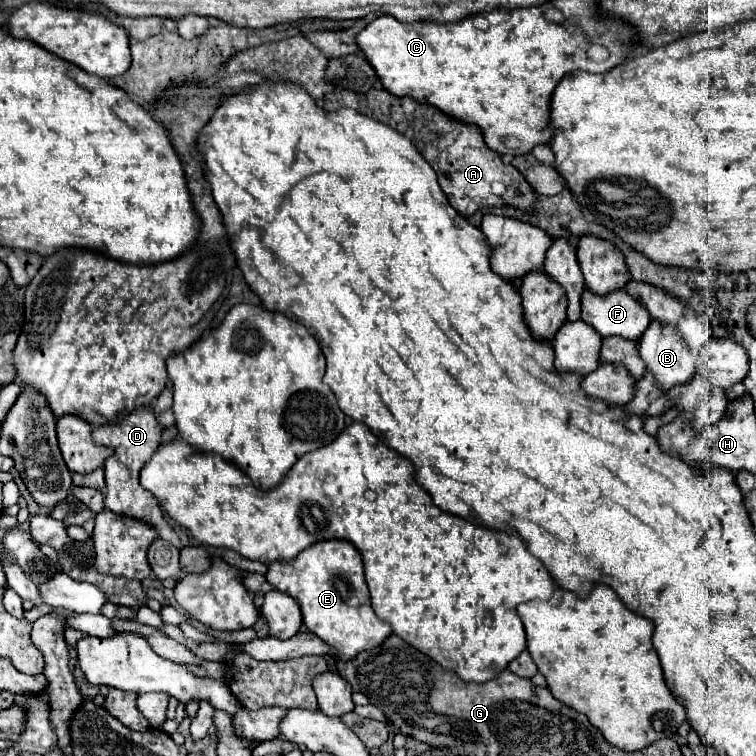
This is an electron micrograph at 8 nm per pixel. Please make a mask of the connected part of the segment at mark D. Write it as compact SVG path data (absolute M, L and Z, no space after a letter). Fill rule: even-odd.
M143 406L143 408L133 410L129 416L125 416L117 424L105 424L105 426L93 428L93 440L97 444L111 446L115 450L113 456L109 456L107 462L105 462L105 482L107 482L105 508L113 510L115 514L135 516L135 518L141 518L143 522L153 524L157 528L157 532L159 532L159 538L171 542L175 548L181 550L183 546L179 542L179 536L167 524L167 520L163 518L163 512L159 508L157 498L139 484L139 470L149 460L149 456L153 456L153 452L159 448L161 432L163 432L163 428L157 424L157 418L155 418L153 410L151 410L151 406Z

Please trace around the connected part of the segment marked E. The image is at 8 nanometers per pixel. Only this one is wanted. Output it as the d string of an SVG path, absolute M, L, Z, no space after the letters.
M347 540L315 542L301 550L293 562L277 560L269 564L267 582L299 602L305 626L333 646L341 660L349 660L361 650L379 646L391 634L391 626L379 620L371 608L361 554Z

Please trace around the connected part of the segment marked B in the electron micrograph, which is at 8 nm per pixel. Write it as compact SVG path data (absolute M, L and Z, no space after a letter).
M651 320L647 330L643 332L643 338L639 340L639 352L647 364L647 370L655 376L655 380L659 382L663 390L669 390L675 384L689 382L697 372L697 356L689 352L689 346L681 338L679 330L671 324L661 324L661 322Z

